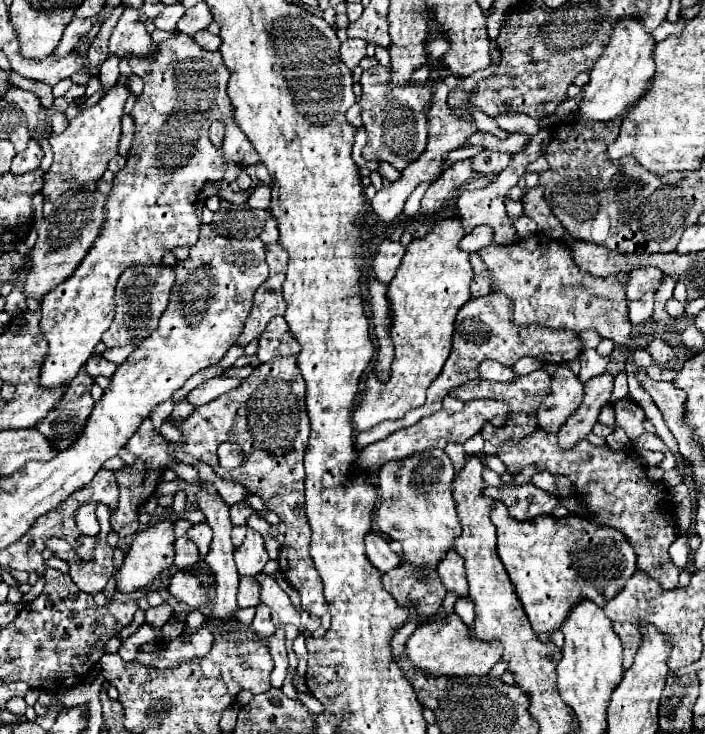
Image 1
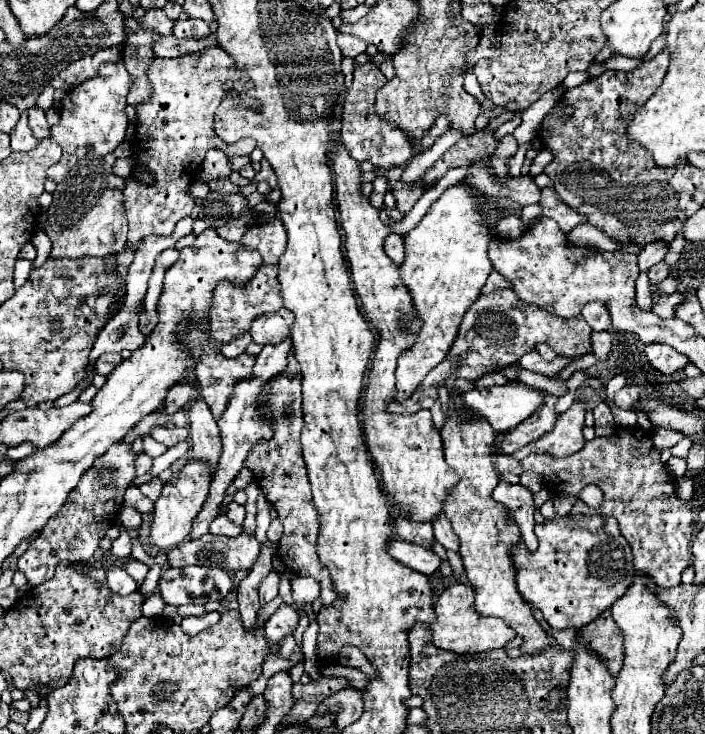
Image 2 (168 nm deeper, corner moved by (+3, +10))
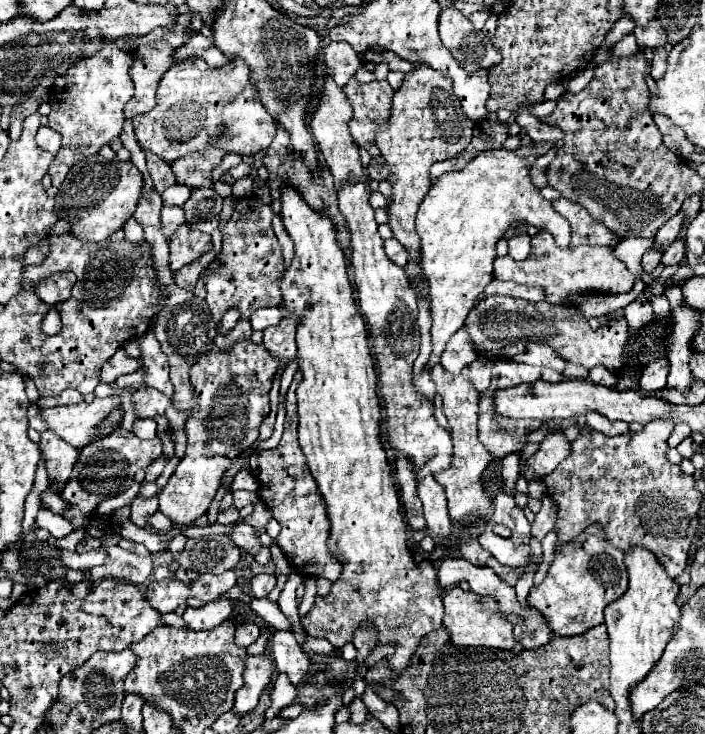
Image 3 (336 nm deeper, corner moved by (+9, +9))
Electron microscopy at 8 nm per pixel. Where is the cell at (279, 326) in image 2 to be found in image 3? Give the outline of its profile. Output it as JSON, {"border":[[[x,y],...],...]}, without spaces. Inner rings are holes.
{"border":[[[262,307],[258,309],[258,313],[254,313],[254,317],[250,317],[250,323],[254,331],[264,331],[270,325],[278,325],[280,319],[282,315],[278,307]]]}

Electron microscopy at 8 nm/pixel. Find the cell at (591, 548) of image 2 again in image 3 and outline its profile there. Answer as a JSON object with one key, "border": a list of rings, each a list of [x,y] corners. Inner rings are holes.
{"border":[[[590,525],[574,541],[568,541],[568,543],[562,543],[556,547],[554,561],[548,569],[548,575],[542,581],[542,585],[532,587],[532,591],[528,595],[528,603],[534,605],[544,615],[548,627],[556,635],[572,637],[572,635],[580,635],[580,633],[600,625],[604,621],[602,611],[604,611],[606,603],[618,599],[626,591],[626,587],[628,587],[628,575],[626,575],[626,565],[624,565],[624,551],[610,545],[602,525]]]}

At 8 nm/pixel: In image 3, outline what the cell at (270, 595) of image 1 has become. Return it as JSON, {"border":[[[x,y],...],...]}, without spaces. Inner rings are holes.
{"border":[[[270,629],[268,649],[270,649],[272,661],[276,663],[276,669],[288,673],[294,685],[300,685],[308,671],[308,657],[298,647],[294,633],[282,631],[282,629]]]}

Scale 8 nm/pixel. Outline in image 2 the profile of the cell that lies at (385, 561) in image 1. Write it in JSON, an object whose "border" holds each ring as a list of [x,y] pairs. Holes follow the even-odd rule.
{"border":[[[392,540],[388,552],[404,566],[410,566],[422,574],[428,574],[428,576],[438,572],[440,564],[442,564],[442,558],[436,552],[432,552],[430,548],[416,546],[416,544],[410,544],[404,540]]]}

